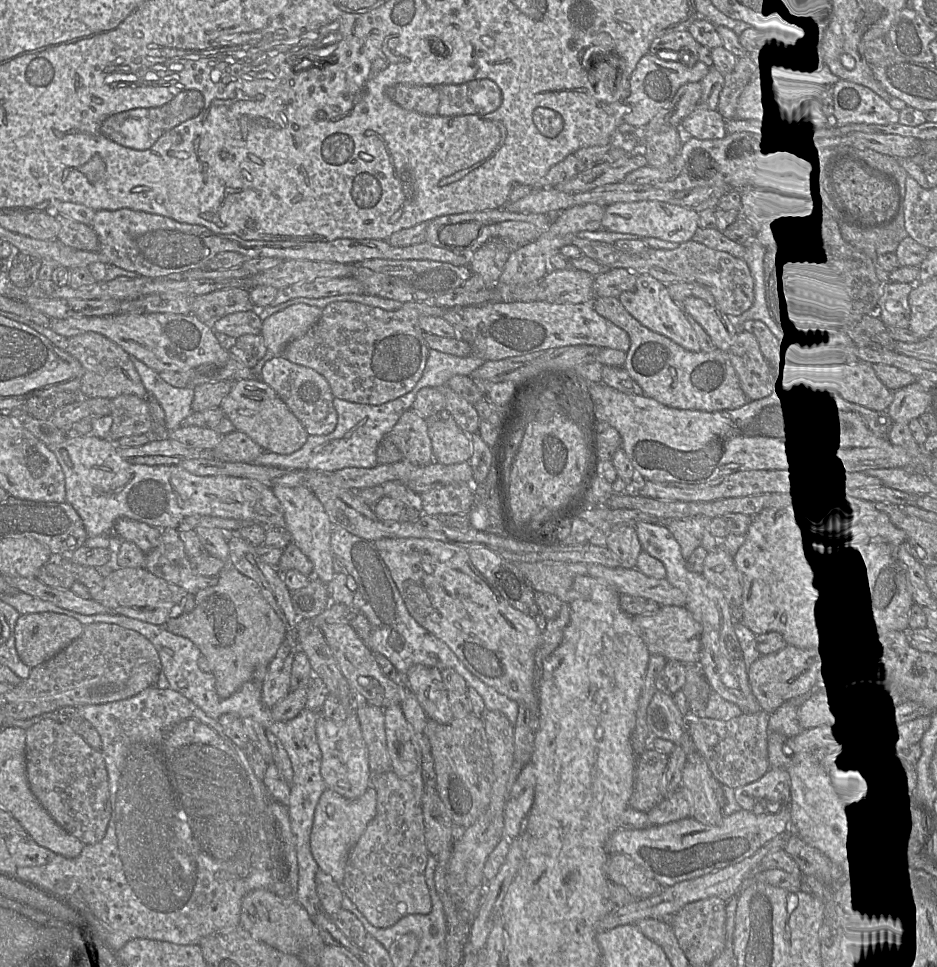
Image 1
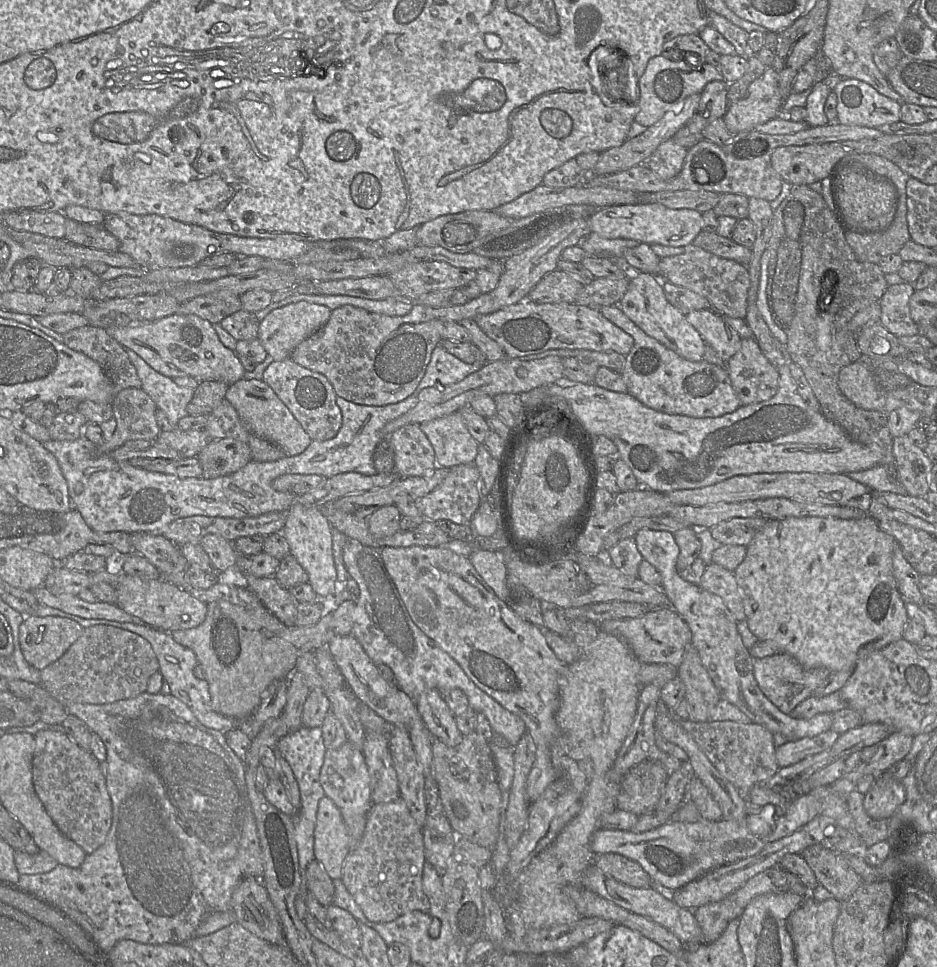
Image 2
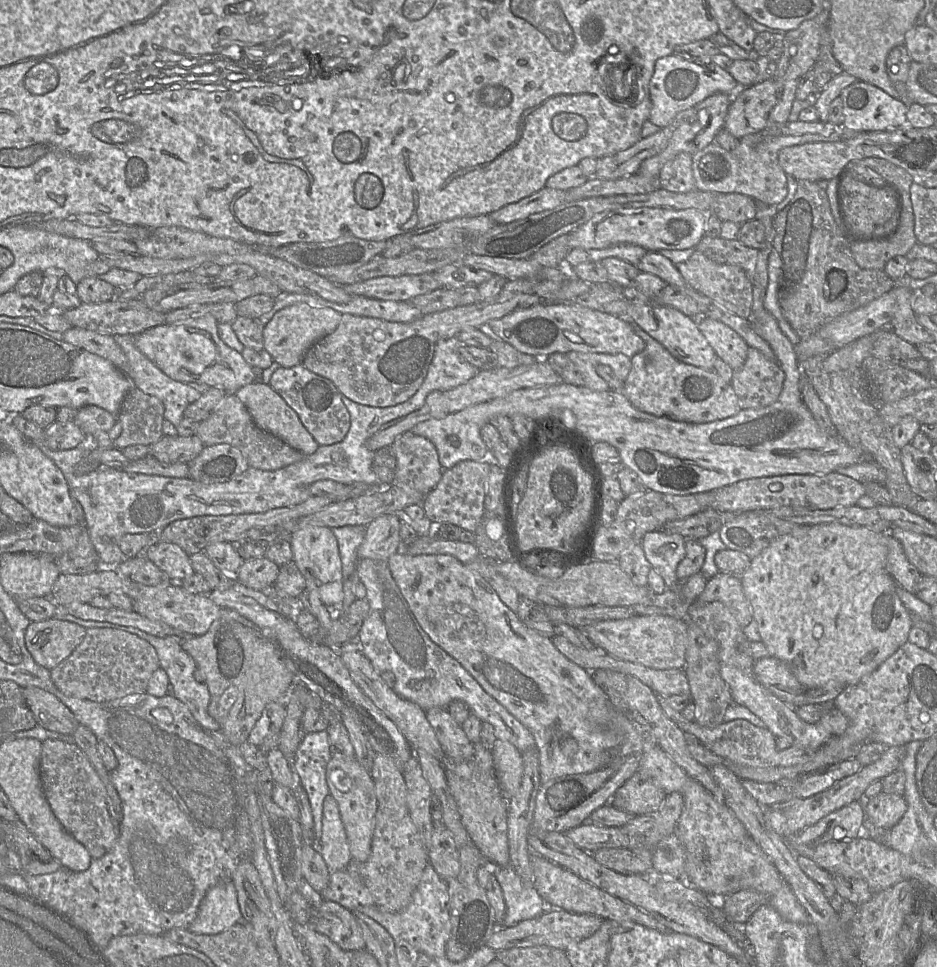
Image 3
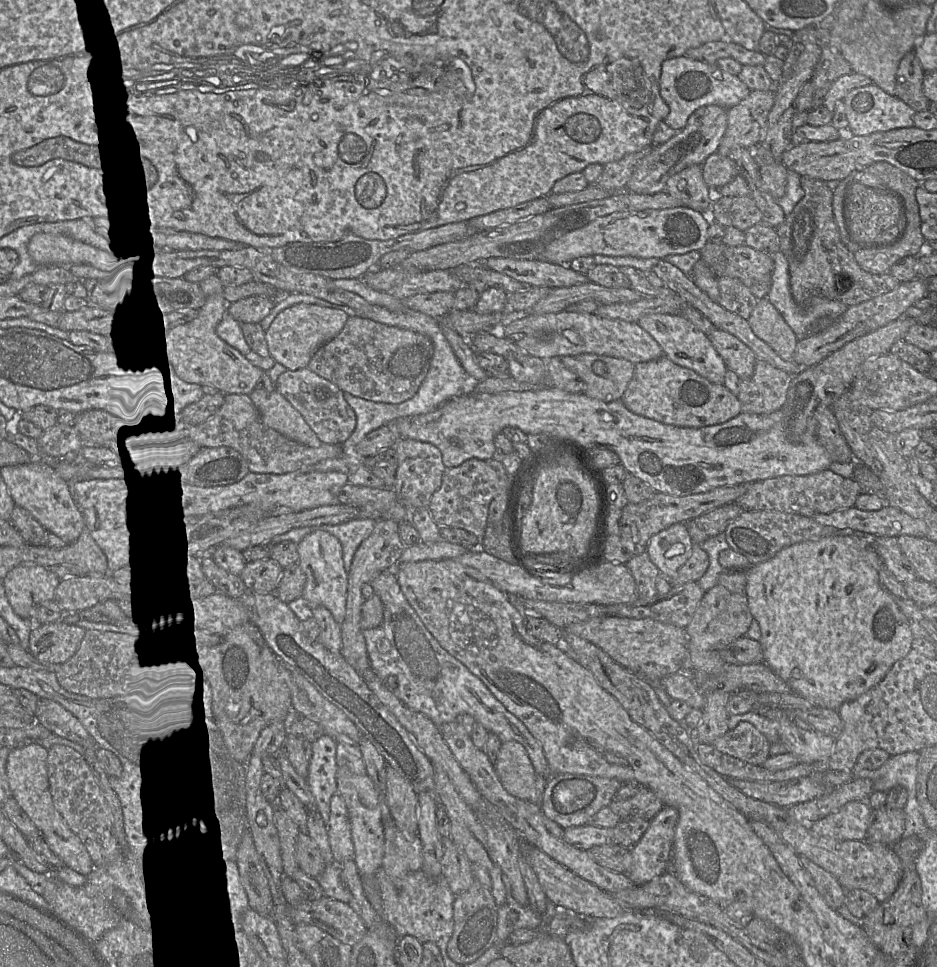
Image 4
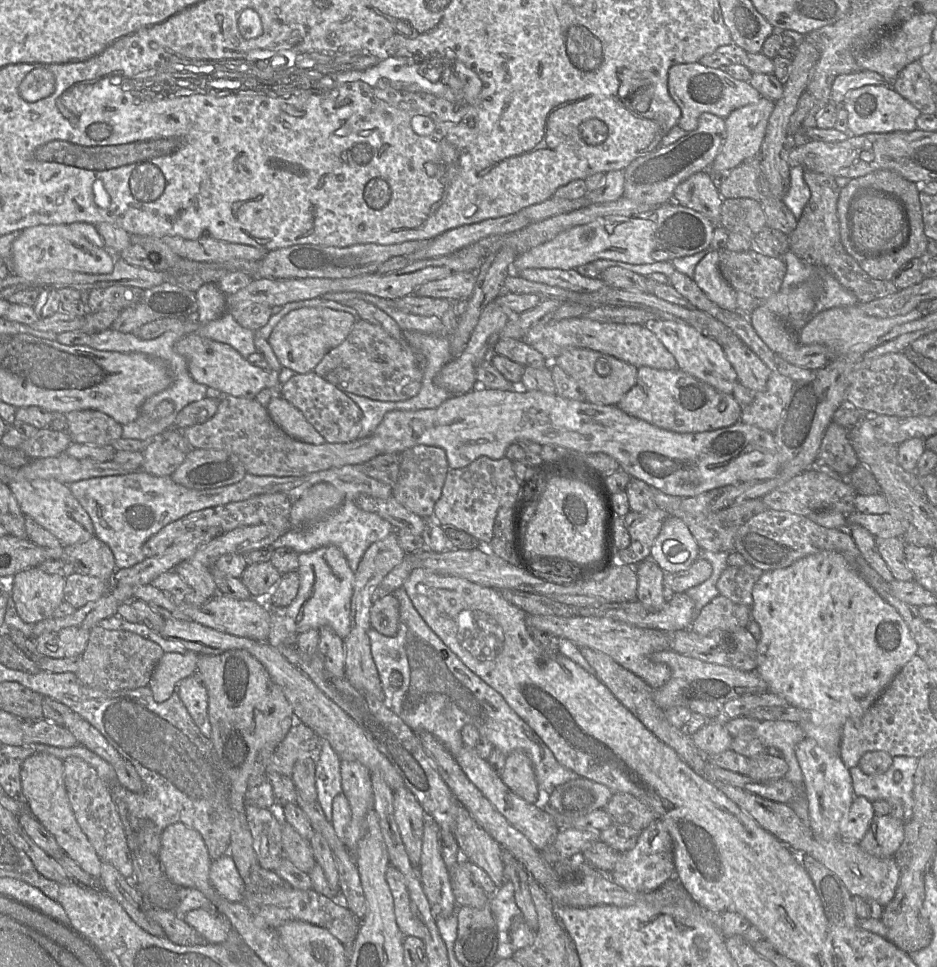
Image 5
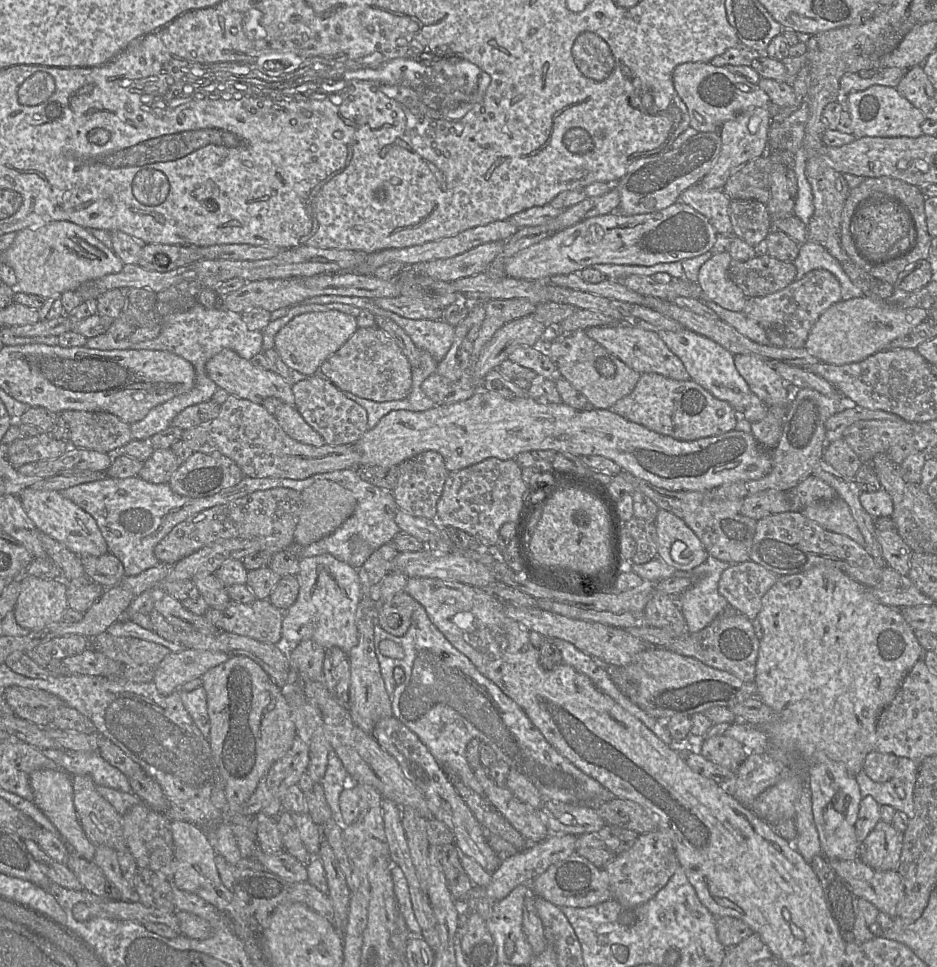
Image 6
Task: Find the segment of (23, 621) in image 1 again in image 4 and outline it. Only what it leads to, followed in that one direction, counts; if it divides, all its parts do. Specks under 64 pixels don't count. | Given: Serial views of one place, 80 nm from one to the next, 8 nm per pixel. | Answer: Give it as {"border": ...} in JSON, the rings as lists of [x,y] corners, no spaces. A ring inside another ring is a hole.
{"border":[[[64,620],[36,624],[29,637],[29,651],[43,664],[63,664],[79,649],[86,629]]]}

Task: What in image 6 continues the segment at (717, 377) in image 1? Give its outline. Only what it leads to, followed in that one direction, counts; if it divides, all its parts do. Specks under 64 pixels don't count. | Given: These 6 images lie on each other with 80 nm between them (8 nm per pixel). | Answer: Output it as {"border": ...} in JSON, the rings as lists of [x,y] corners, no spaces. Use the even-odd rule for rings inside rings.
{"border":[[[657,373],[641,374],[632,393],[618,400],[610,409],[650,430],[682,441],[732,431],[739,415],[728,402],[717,399],[693,380],[678,381]]]}

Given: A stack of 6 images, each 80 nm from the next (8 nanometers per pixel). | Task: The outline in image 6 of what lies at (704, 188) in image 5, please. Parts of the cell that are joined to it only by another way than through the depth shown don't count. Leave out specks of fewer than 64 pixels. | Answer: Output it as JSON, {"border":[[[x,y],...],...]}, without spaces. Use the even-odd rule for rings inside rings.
{"border":[[[696,184],[687,188],[679,196],[682,202],[707,218],[717,234],[734,237],[728,208],[731,200],[722,190],[707,190]]]}

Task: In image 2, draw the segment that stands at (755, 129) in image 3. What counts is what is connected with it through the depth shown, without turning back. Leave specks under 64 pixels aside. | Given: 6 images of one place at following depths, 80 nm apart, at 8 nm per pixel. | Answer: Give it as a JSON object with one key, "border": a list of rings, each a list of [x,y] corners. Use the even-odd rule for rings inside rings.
{"border":[[[770,66],[749,85],[744,95],[728,108],[724,116],[725,125],[732,134],[753,131],[757,125],[778,117],[781,113],[783,102],[776,71],[773,66]]]}

